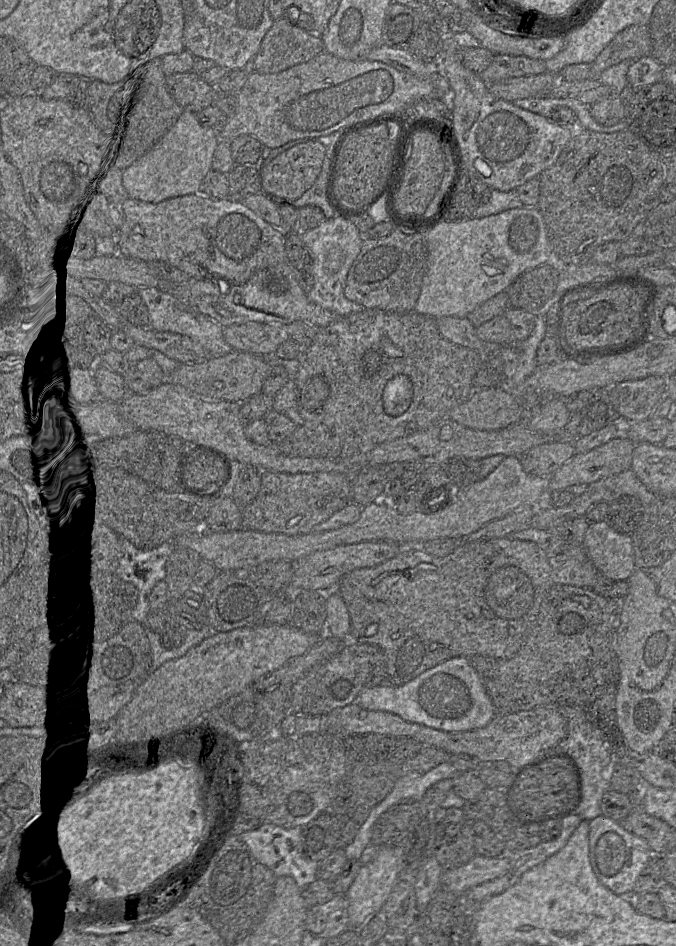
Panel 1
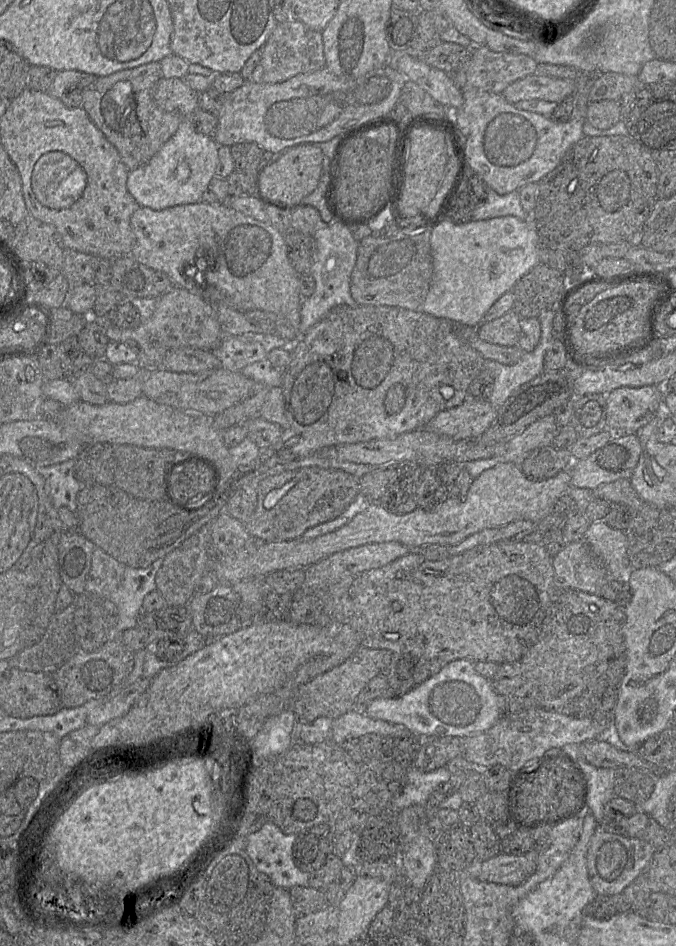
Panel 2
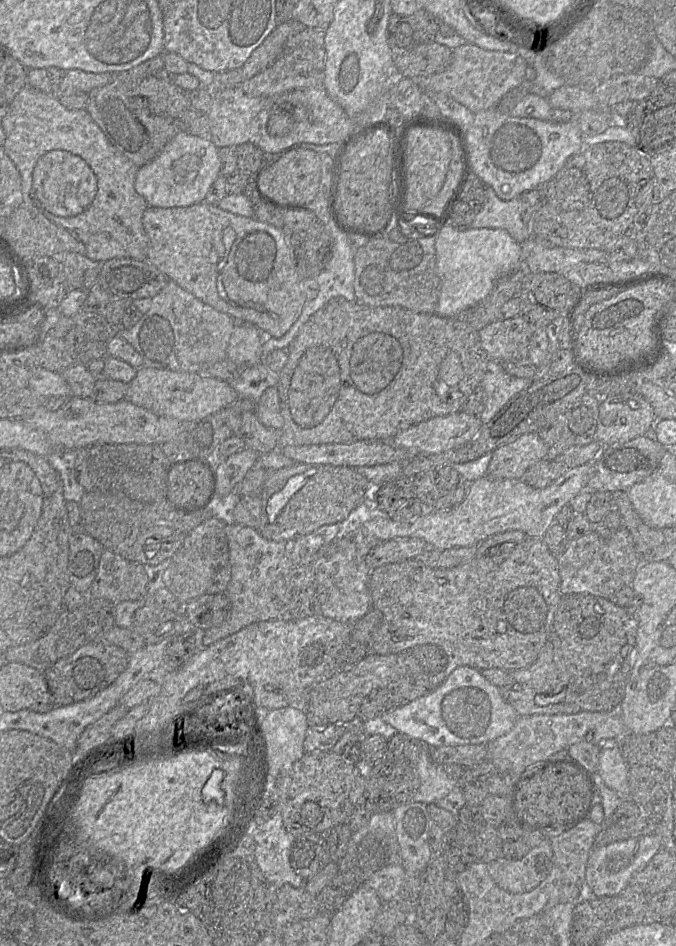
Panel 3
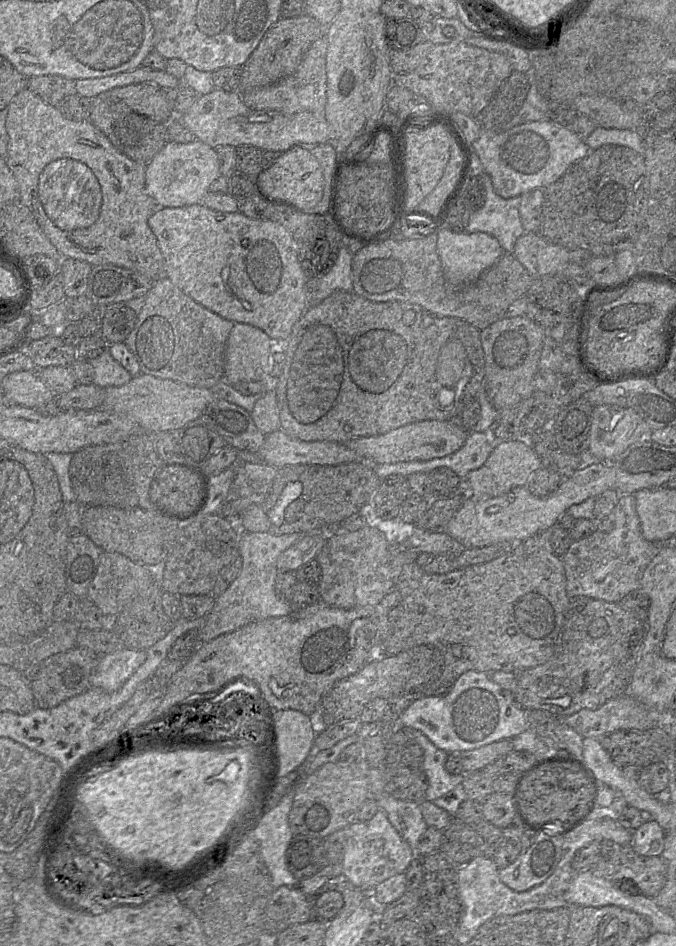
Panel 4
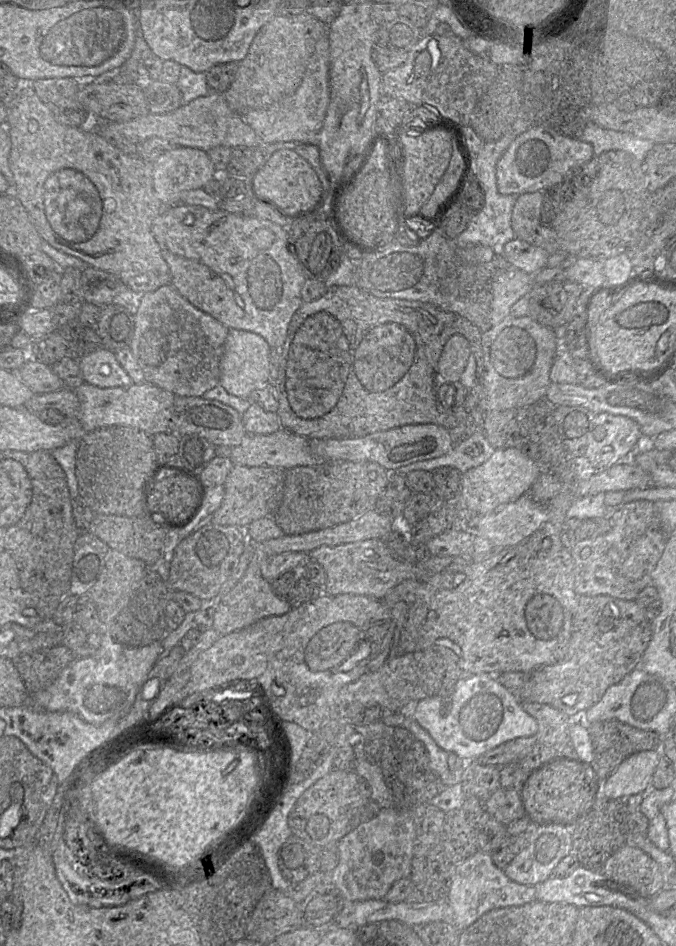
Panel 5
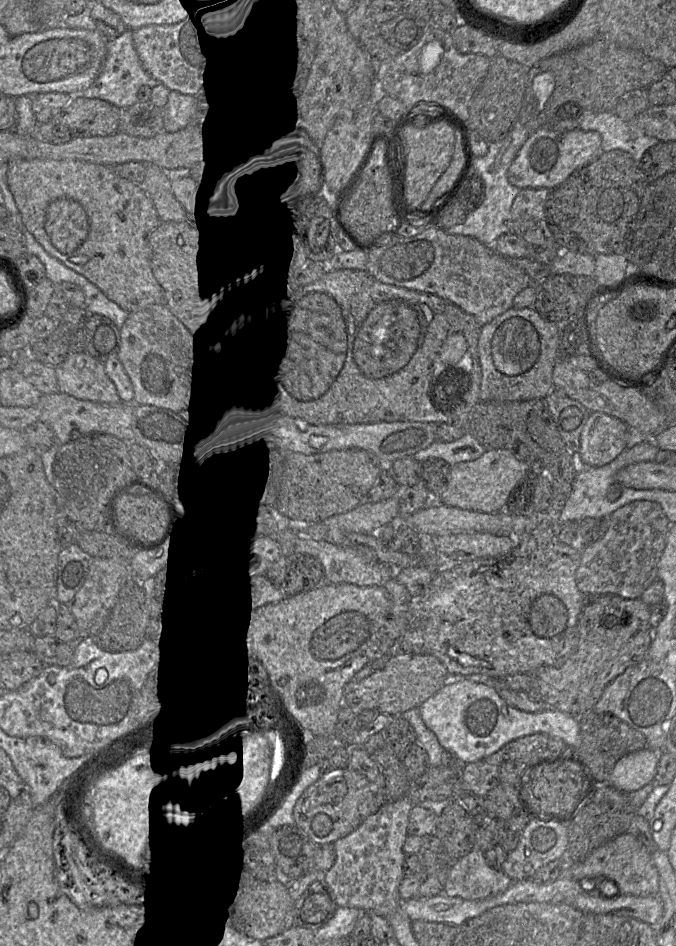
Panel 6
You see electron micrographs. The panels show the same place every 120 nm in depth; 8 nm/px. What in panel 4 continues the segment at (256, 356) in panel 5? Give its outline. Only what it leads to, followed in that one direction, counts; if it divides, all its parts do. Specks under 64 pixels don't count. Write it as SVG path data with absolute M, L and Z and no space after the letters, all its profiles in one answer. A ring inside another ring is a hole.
M235 323L226 341L224 354L224 381L231 385L243 381L262 381L270 375L272 340L260 329Z

